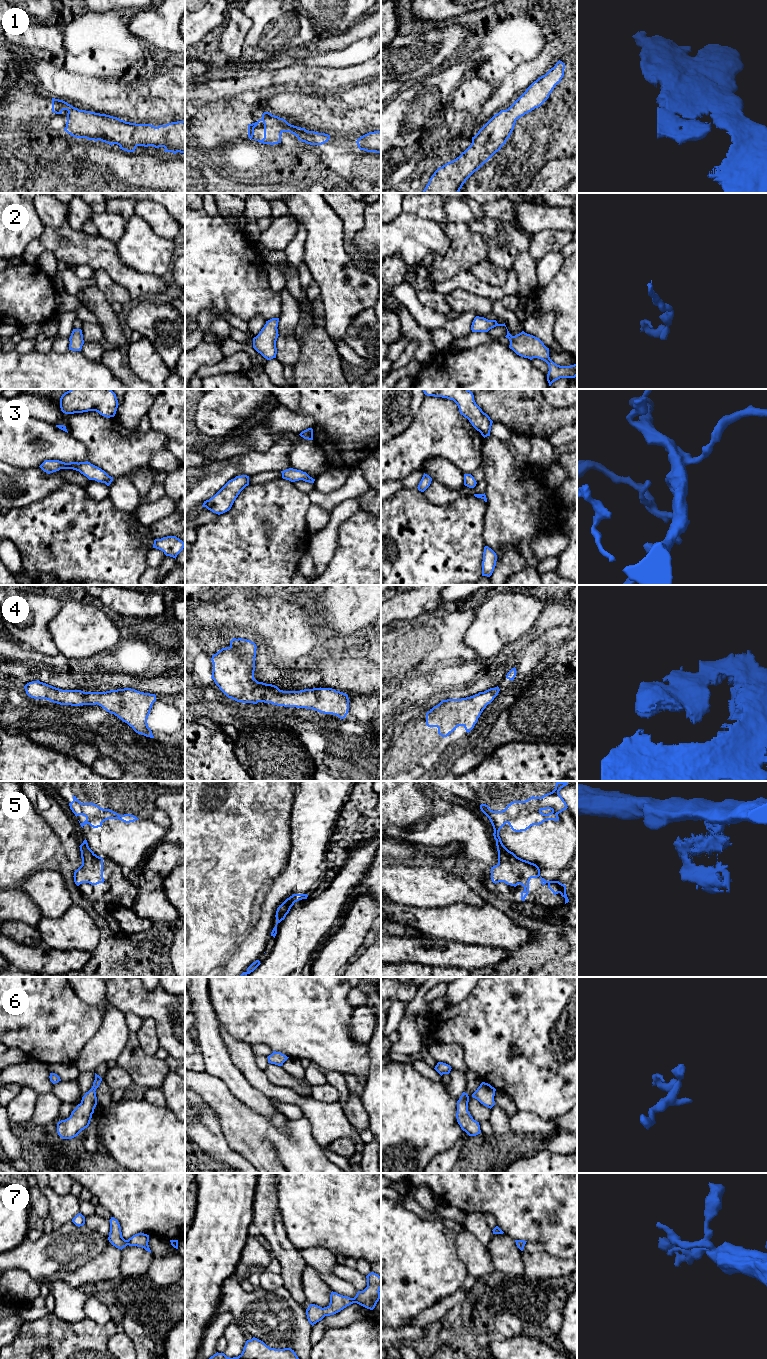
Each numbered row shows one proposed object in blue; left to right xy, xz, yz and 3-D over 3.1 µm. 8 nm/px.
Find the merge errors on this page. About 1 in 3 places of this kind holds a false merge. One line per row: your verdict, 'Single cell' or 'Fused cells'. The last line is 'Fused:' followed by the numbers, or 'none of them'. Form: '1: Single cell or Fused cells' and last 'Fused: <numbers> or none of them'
1: Single cell
2: Single cell
3: Single cell
4: Single cell
5: Fused cells
6: Single cell
7: Single cell
Fused: 5

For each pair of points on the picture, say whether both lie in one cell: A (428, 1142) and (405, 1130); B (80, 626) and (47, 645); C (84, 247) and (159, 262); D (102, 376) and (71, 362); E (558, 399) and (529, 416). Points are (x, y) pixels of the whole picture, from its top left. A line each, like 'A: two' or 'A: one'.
A: one
B: two
C: two
D: one
E: two

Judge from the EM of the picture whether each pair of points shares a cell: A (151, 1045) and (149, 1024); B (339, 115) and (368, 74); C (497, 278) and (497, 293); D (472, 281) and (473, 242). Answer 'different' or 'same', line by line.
A: same
B: different
C: different
D: different

